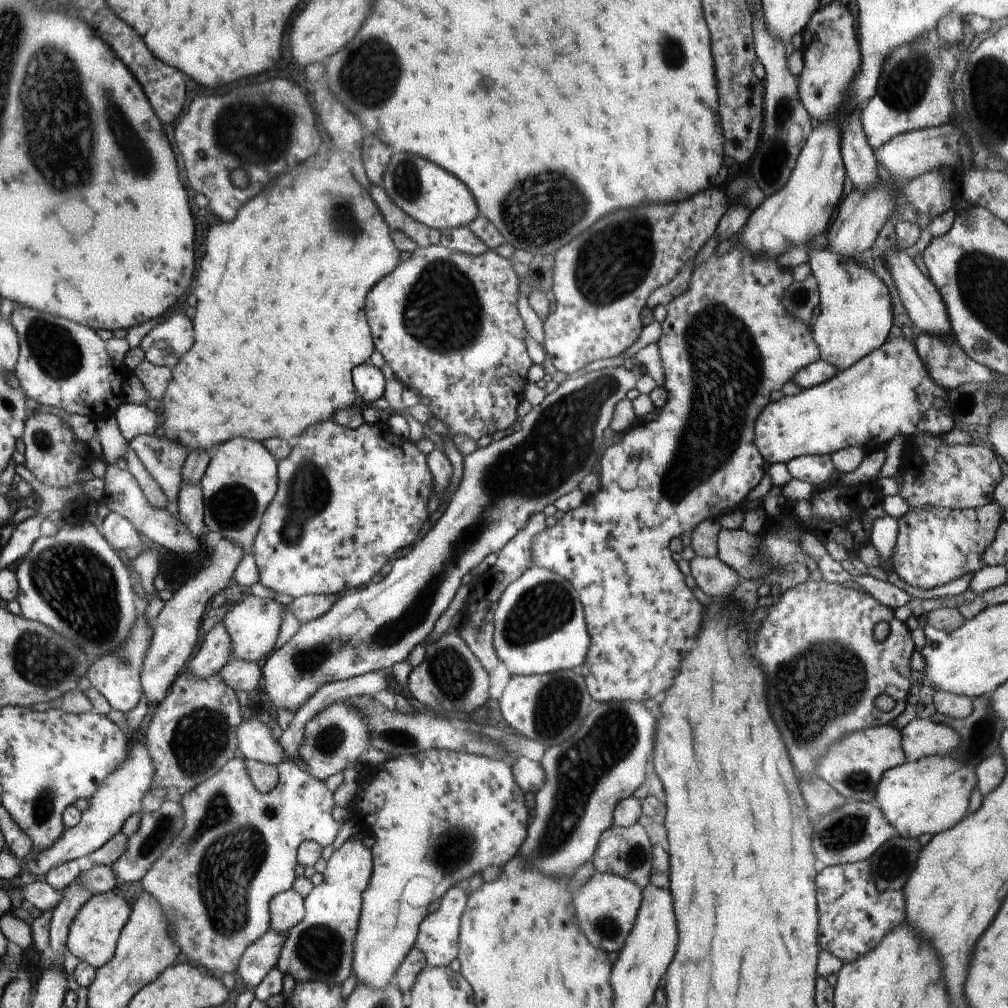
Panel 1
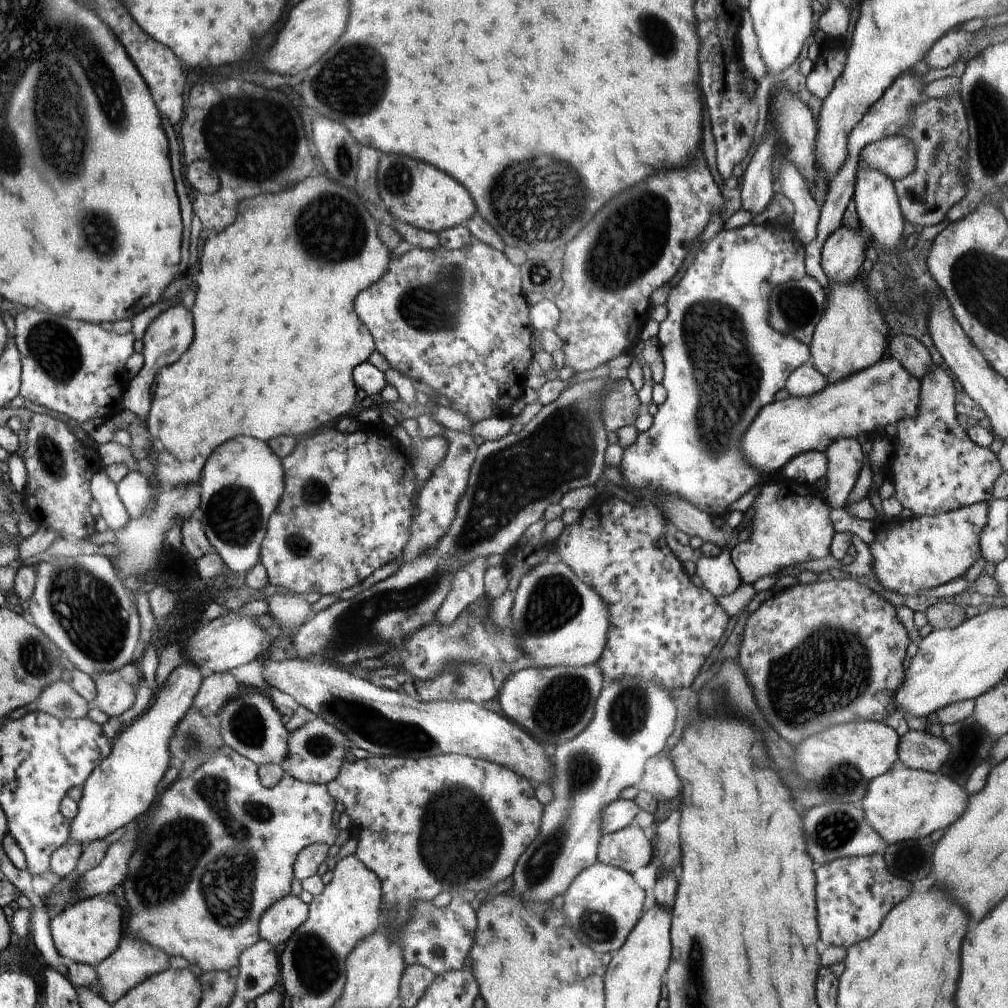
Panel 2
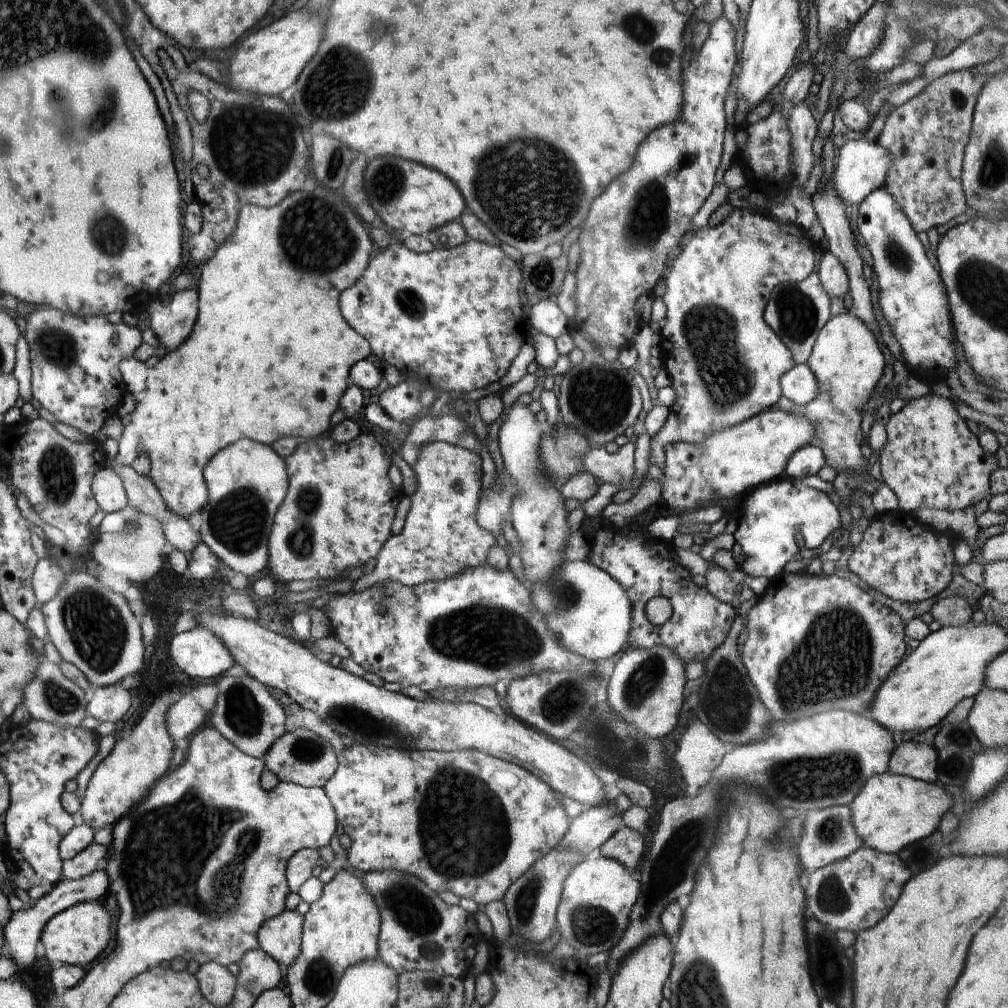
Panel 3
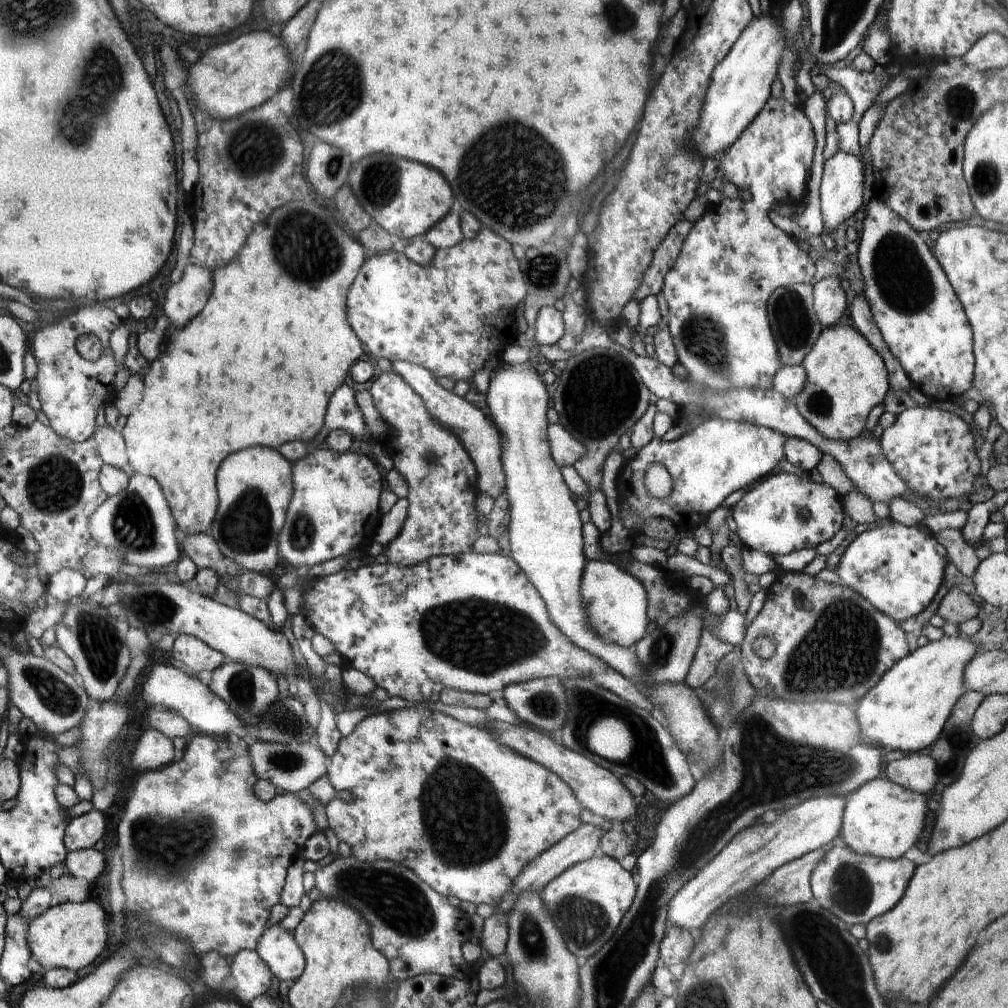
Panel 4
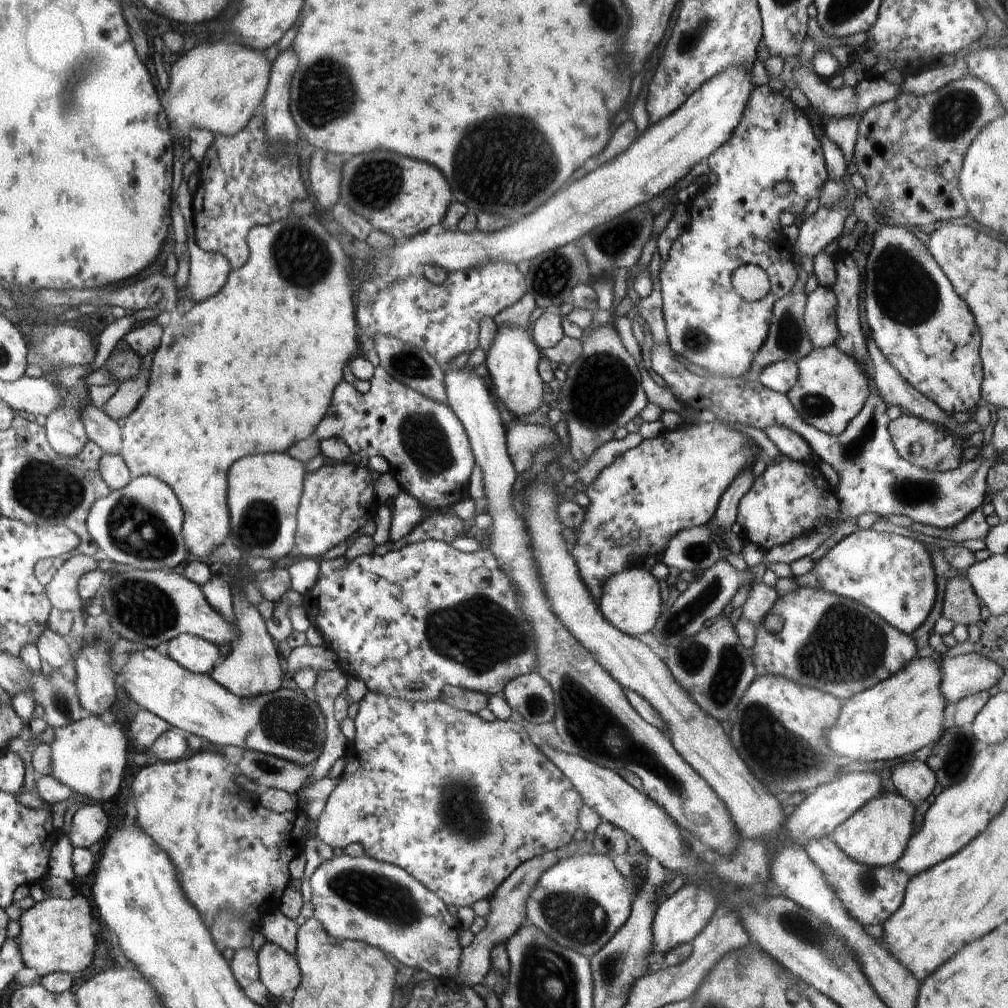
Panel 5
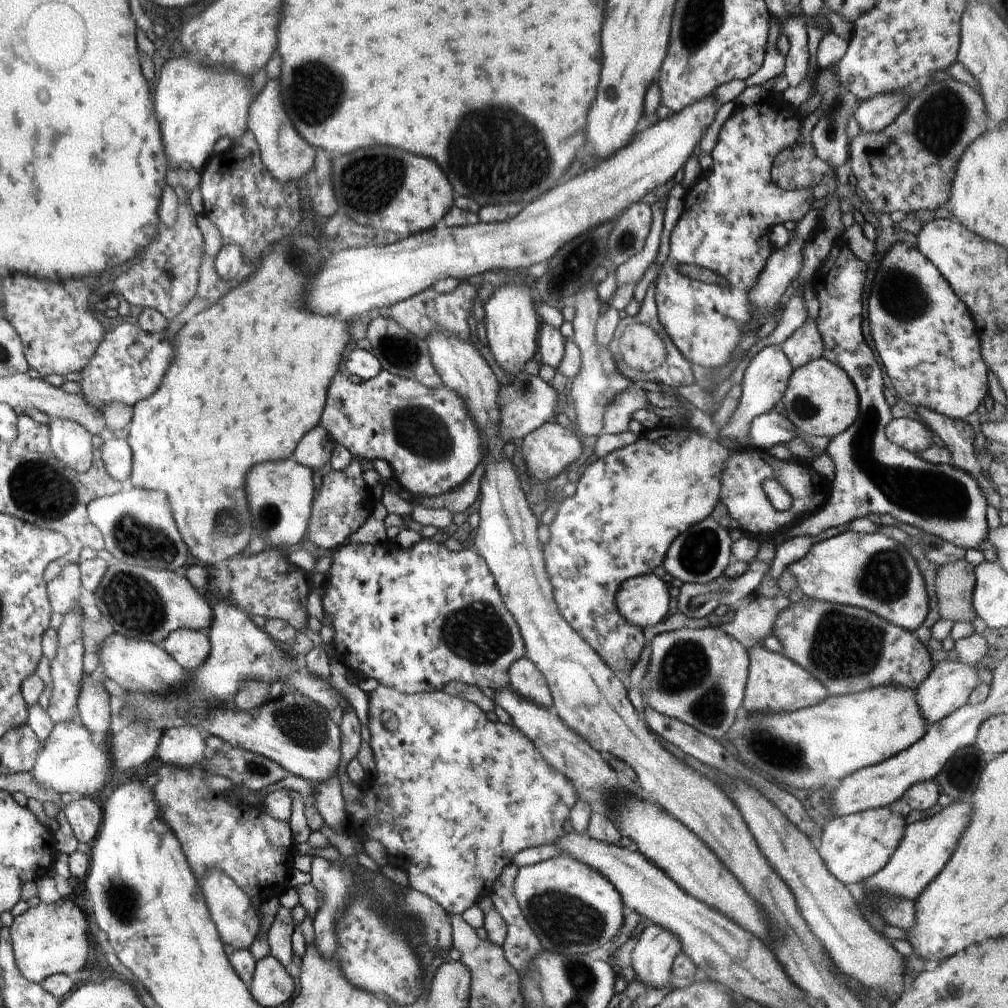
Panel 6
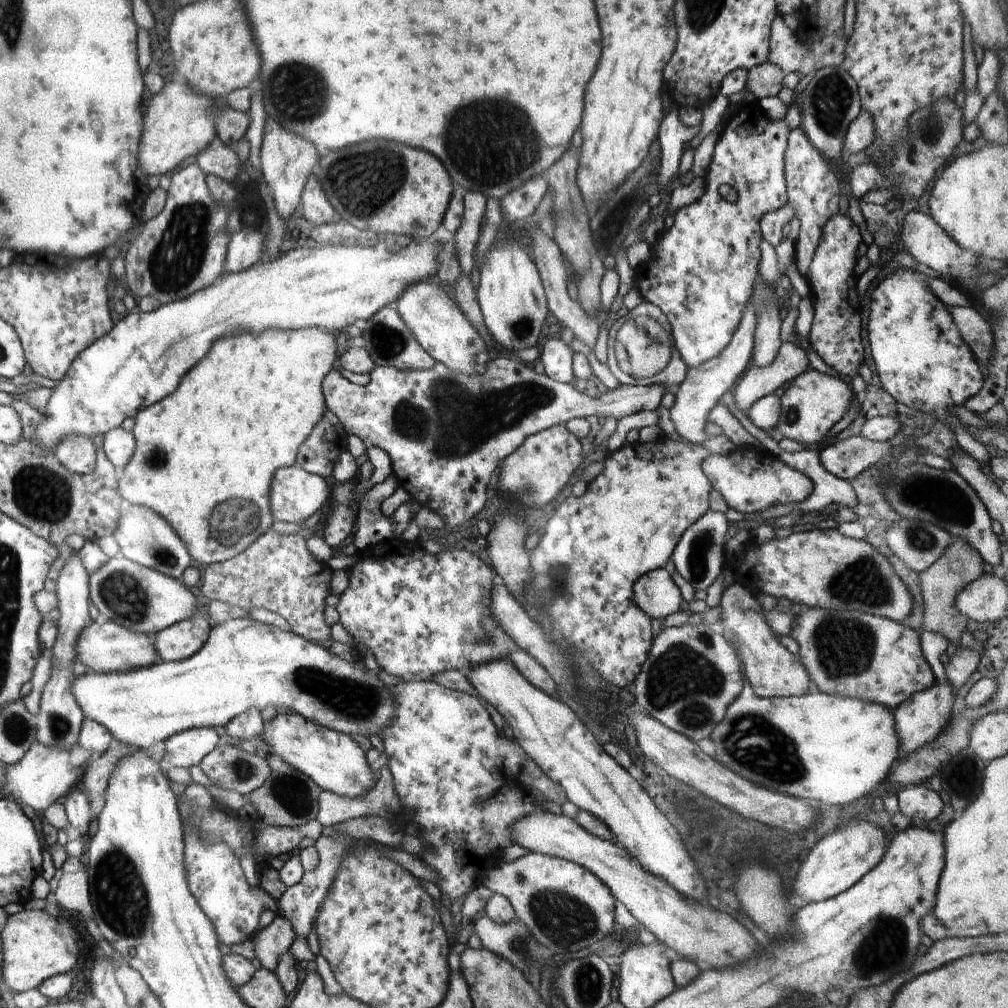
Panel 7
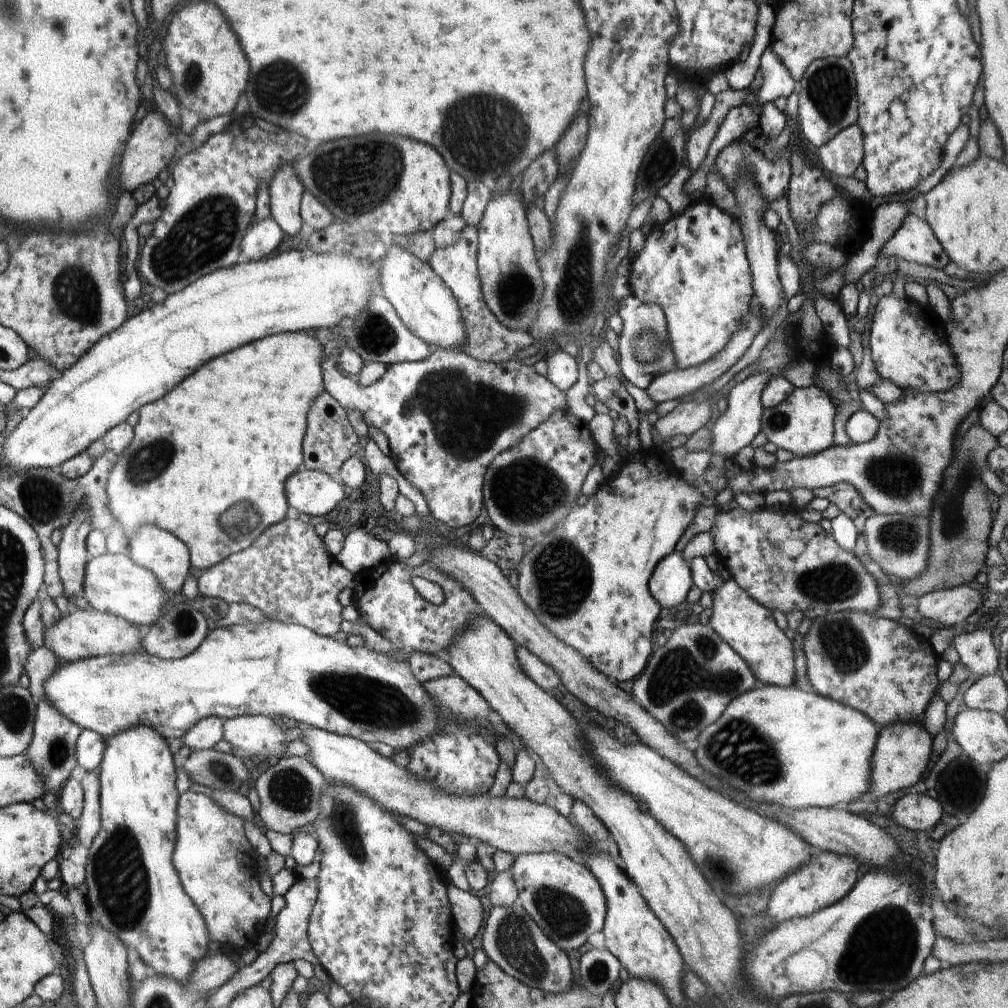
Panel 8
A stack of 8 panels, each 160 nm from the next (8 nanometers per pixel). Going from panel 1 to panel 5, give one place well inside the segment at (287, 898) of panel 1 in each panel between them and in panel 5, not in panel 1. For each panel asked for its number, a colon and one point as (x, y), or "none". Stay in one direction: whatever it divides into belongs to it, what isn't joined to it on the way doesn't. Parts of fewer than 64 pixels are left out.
2: (276, 925)
3: (280, 936)
4: (277, 948)
5: (279, 971)

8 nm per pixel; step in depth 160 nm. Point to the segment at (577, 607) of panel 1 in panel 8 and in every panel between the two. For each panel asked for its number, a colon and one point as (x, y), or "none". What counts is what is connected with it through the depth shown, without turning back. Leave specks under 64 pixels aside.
2: (557, 619)
3: (590, 614)
4: (615, 603)
5: (630, 600)
6: (643, 601)
7: (655, 593)
8: (669, 583)

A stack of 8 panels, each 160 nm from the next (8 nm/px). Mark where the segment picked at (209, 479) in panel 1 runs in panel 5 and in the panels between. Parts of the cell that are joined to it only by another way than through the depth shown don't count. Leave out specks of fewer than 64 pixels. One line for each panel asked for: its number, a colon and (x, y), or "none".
2: (242, 482)
3: (247, 482)
4: (254, 486)
5: (264, 490)

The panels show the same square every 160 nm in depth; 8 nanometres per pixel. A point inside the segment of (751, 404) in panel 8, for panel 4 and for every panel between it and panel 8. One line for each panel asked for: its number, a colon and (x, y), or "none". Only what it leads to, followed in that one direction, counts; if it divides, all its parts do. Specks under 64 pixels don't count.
4: (829, 299)
5: (820, 311)
6: (806, 343)
7: (791, 360)

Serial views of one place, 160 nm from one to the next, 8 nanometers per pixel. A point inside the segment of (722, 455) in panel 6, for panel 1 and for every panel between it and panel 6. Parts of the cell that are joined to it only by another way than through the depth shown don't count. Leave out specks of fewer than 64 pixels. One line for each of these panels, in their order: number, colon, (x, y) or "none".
1: (888, 393)
2: (884, 393)
3: (755, 452)
4: (706, 465)
5: (673, 482)

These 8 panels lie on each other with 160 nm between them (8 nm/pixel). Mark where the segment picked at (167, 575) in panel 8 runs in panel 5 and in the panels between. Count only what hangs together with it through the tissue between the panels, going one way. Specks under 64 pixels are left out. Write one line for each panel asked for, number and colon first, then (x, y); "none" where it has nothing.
5: (140, 525)
6: (138, 525)
7: (146, 538)

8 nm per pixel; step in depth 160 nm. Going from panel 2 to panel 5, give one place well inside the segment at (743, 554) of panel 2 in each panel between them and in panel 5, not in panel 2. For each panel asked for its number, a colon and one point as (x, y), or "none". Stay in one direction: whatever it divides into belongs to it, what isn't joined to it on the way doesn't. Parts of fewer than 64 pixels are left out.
3: (772, 514)
4: (766, 517)
5: (790, 499)

